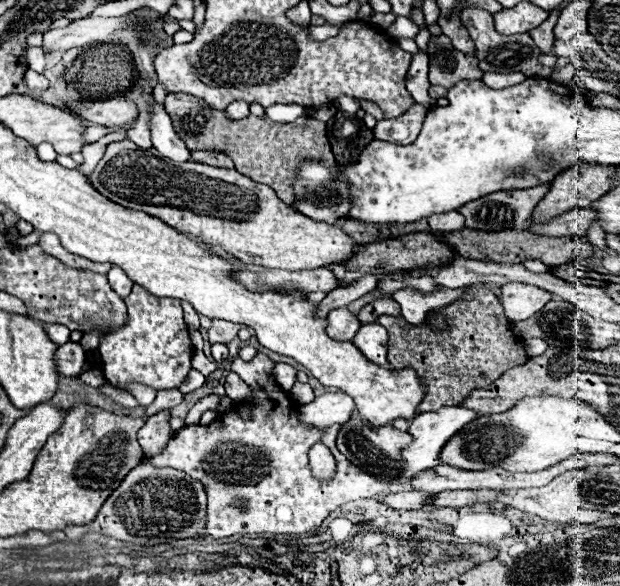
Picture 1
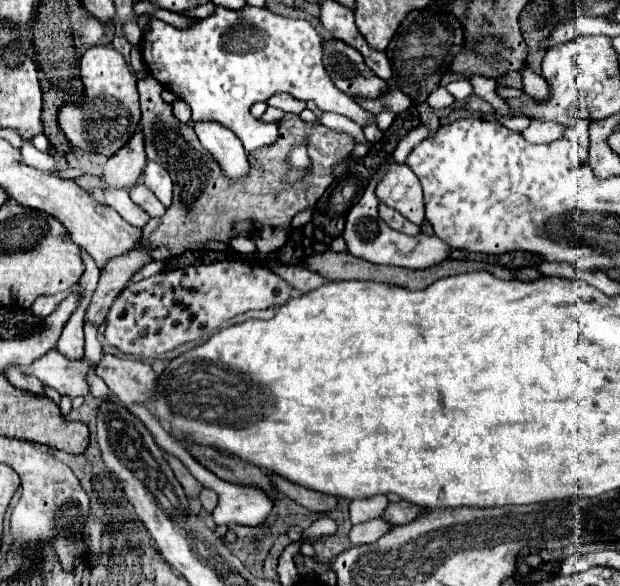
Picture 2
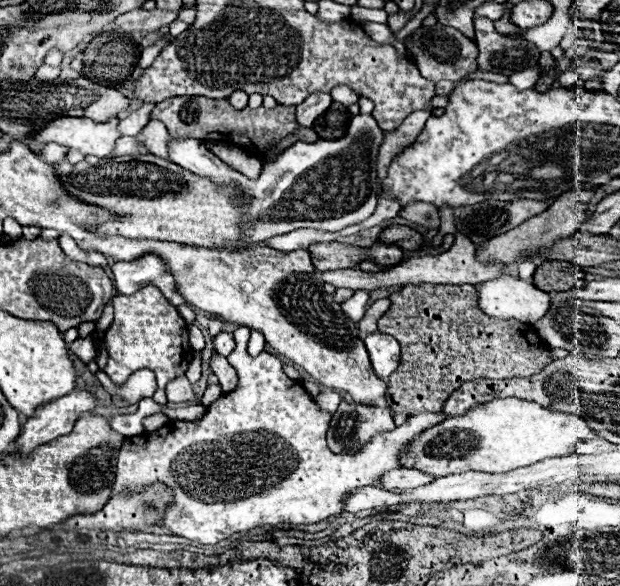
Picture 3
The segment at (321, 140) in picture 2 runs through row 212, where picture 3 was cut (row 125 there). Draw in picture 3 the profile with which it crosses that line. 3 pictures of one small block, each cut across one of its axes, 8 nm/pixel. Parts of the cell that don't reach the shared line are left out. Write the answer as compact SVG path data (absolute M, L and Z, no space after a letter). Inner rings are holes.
M176 96L162 104L156 104L150 118L160 120L174 138L196 138L196 140L230 138L234 144L248 148L254 156L260 156L262 162L270 162L276 158L274 154L270 154L270 146L280 142L288 134L294 134L294 128L296 128L296 134L300 134L302 142L318 140L318 136L312 128L298 130L294 106L284 106L284 104L278 104L272 110L266 110L264 106L256 108L256 110L252 110L252 108L234 110L228 100L214 100L214 98L206 98L206 96Z

